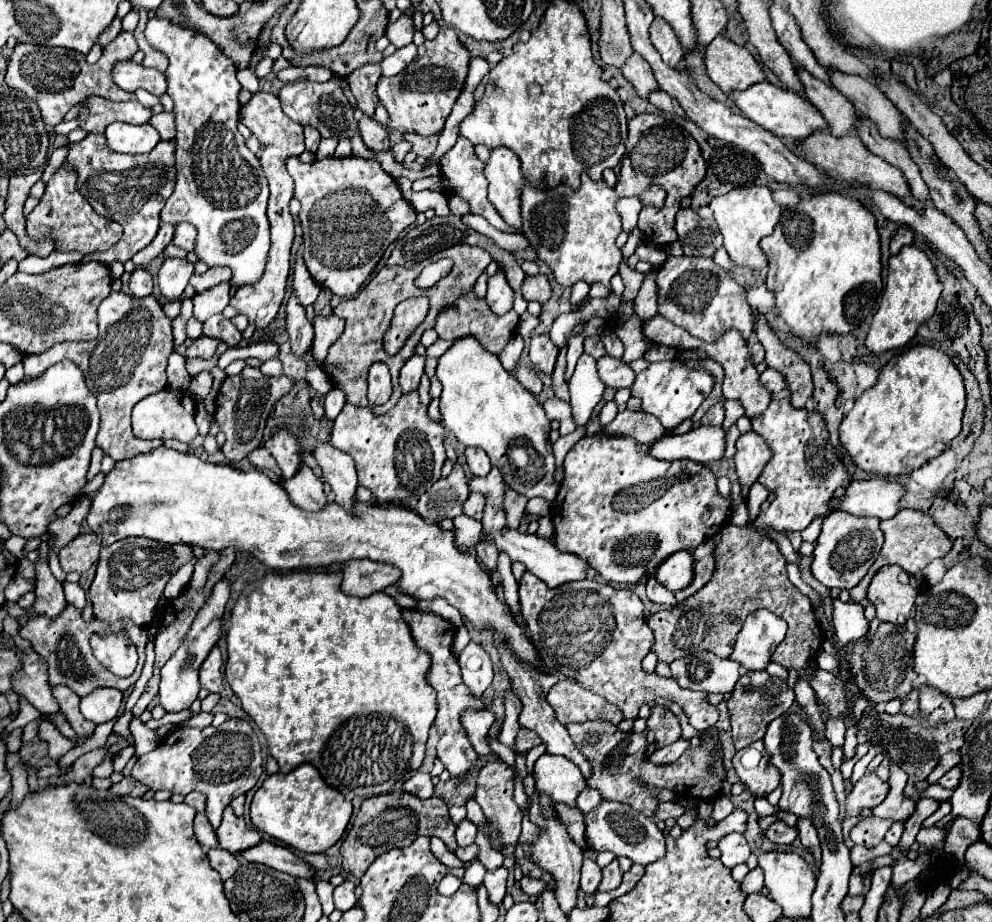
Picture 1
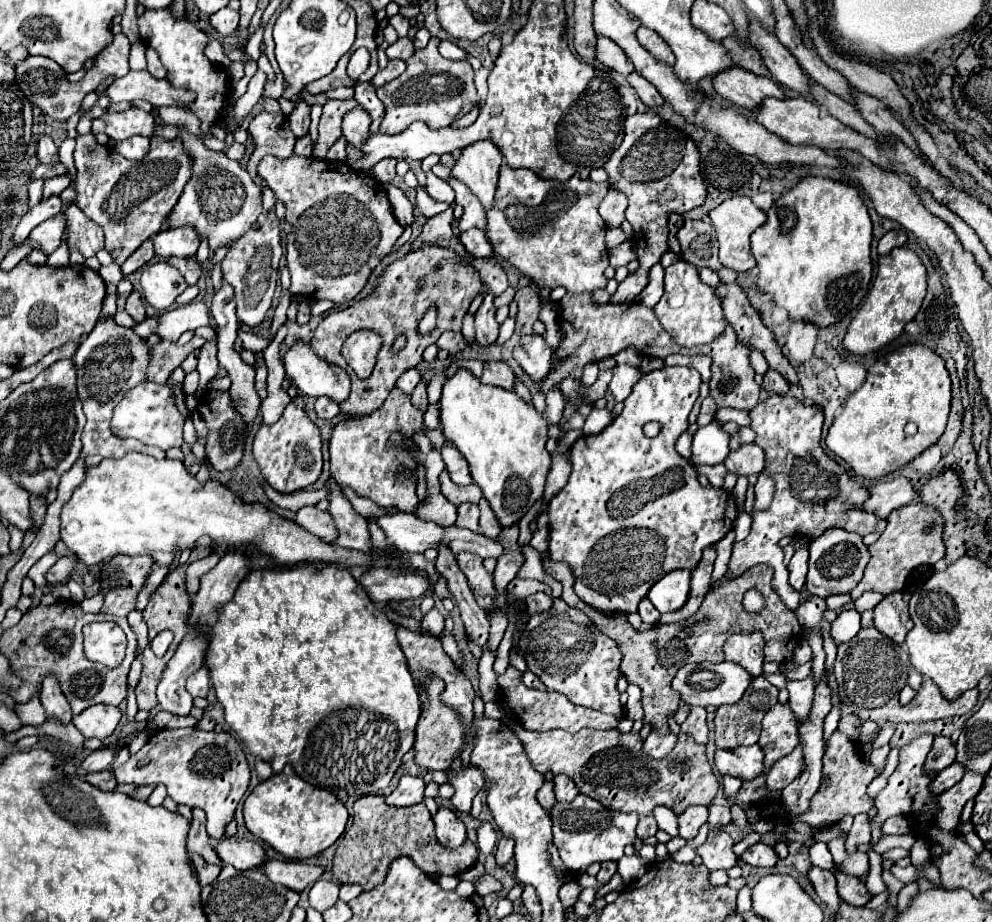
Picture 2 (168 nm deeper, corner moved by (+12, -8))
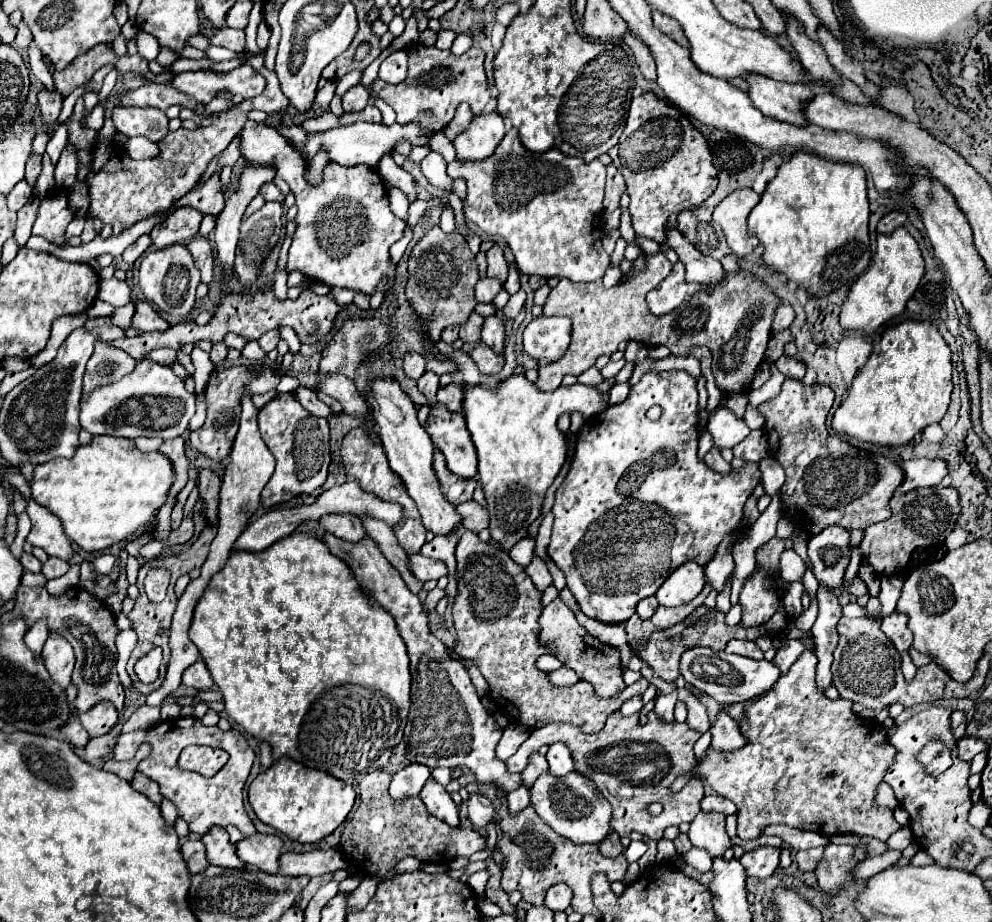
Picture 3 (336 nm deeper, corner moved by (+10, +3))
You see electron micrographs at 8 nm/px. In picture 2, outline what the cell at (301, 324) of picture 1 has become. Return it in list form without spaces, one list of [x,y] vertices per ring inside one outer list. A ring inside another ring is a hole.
[[[295,340],[283,356],[287,378],[309,398],[329,396],[341,402],[349,396],[349,376],[343,368],[337,368],[321,360],[309,342]]]

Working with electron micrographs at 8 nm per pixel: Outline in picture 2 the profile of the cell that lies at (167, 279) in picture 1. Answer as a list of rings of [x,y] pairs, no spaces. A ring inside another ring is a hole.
[[[153,262],[141,274],[141,286],[145,300],[157,308],[165,310],[173,304],[173,300],[187,288],[185,278],[177,272],[177,268],[167,262]]]

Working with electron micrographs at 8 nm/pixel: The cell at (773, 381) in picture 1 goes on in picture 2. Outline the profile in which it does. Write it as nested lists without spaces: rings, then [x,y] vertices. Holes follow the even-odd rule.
[[[767,370],[765,376],[763,376],[763,388],[769,394],[787,394],[791,386],[781,376],[777,376],[775,370]]]

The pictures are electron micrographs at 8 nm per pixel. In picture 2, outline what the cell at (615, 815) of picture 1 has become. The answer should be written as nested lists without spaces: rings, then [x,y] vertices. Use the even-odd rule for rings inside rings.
[[[579,794],[577,800],[573,800],[571,804],[557,802],[551,812],[551,820],[553,820],[553,840],[559,850],[559,856],[563,864],[569,868],[569,872],[573,872],[575,876],[583,874],[587,866],[593,862],[607,862],[607,860],[617,862],[625,854],[625,846],[635,848],[637,840],[635,828],[639,820],[637,814],[609,810],[589,796]]]

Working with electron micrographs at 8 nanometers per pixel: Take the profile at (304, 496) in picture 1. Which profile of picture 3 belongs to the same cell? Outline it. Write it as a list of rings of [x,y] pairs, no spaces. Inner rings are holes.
[[[325,515],[321,517],[321,525],[347,543],[359,543],[367,537],[359,517],[355,515]]]

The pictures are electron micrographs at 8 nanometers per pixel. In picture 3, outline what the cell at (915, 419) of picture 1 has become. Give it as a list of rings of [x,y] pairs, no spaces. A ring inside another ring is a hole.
[[[907,319],[883,331],[865,367],[833,415],[833,429],[855,439],[899,447],[927,425],[939,423],[951,397],[951,349],[929,321]]]

